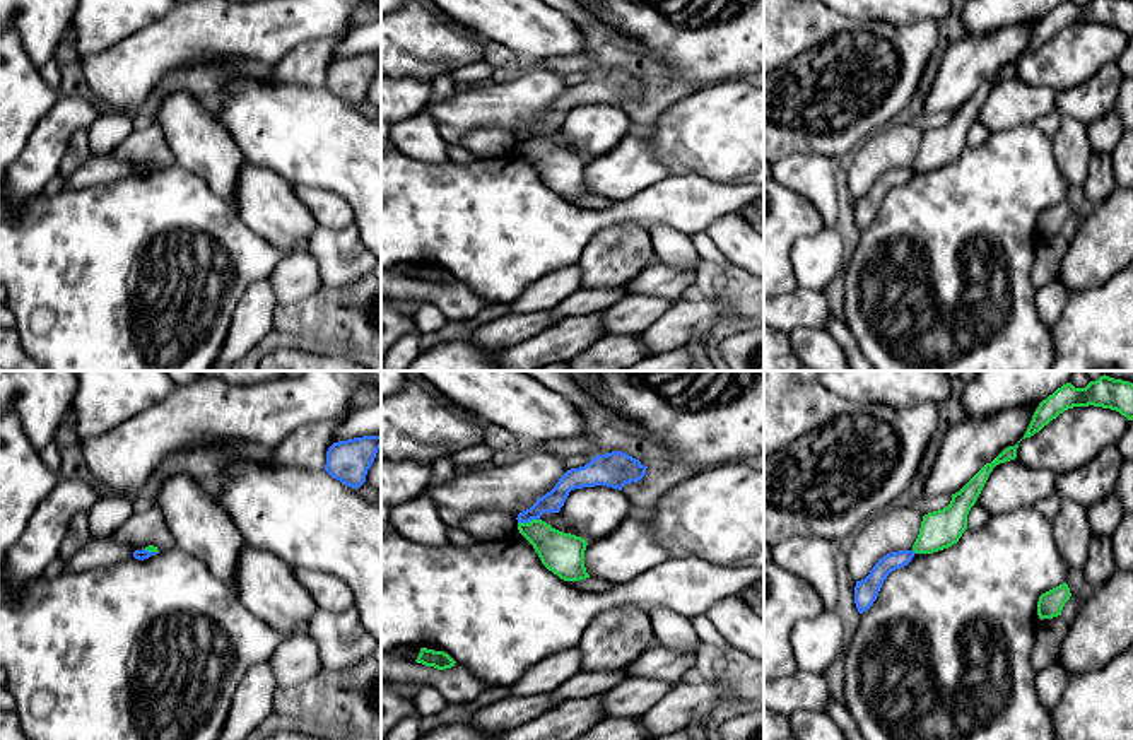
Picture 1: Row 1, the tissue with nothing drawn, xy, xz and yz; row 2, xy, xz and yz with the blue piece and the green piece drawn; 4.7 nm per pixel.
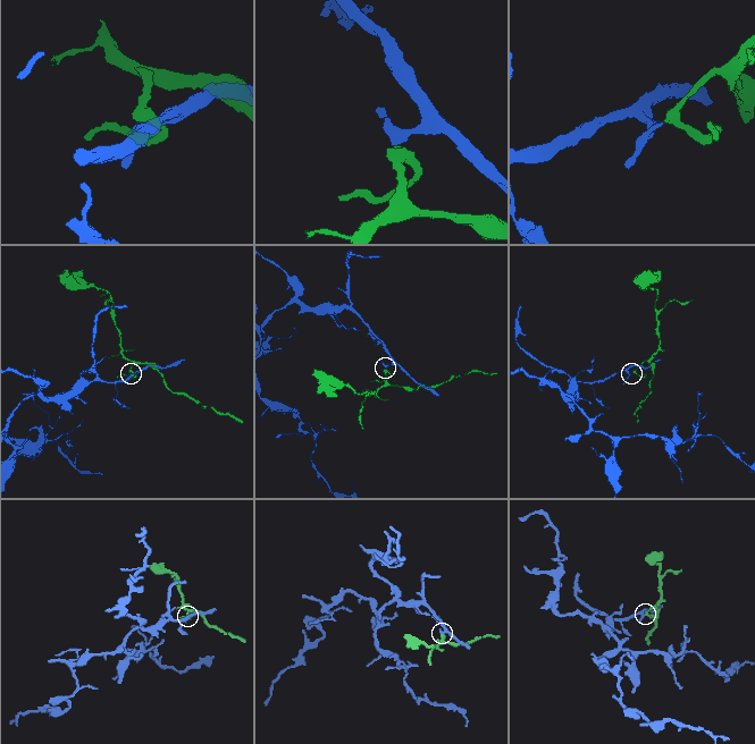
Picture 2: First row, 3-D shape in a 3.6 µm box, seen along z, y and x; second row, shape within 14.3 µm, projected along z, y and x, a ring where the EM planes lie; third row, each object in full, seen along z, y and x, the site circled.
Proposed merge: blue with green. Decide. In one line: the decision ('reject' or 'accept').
reject

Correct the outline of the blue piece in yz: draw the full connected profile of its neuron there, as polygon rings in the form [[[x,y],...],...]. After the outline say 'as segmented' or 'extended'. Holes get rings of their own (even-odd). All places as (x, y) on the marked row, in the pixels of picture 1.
[[[913,550],[890,552],[873,566],[865,579],[856,581],[854,603],[860,614],[866,612],[873,605],[887,576],[892,571],[907,566],[914,554],[916,552]]] | as segmented

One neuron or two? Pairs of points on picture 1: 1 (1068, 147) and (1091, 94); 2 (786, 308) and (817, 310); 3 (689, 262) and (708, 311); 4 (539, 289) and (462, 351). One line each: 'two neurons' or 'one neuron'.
1: one neuron
2: one neuron
3: two neurons
4: two neurons

